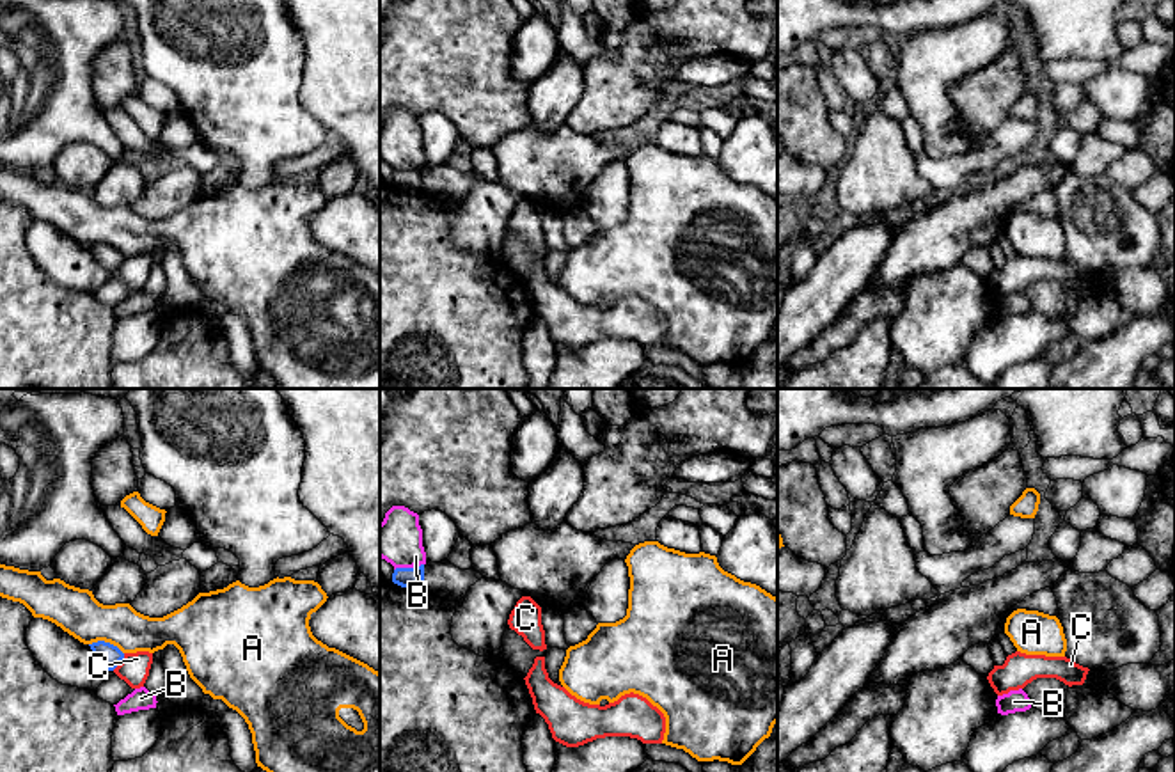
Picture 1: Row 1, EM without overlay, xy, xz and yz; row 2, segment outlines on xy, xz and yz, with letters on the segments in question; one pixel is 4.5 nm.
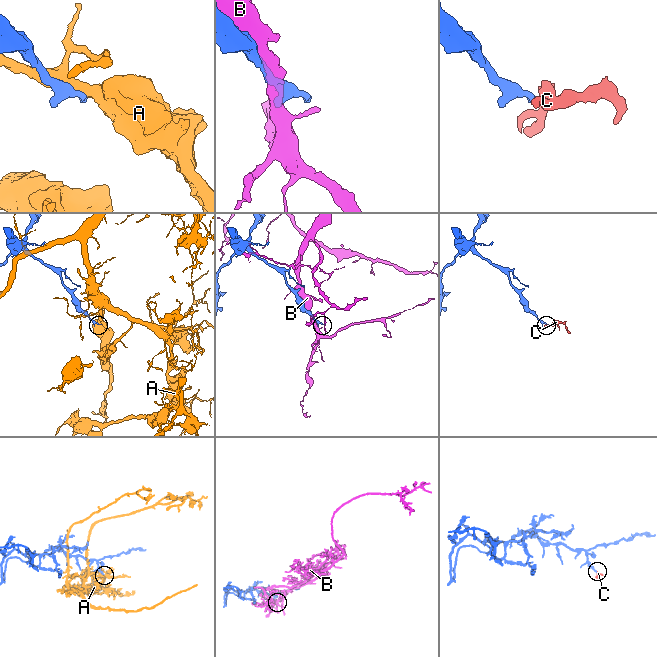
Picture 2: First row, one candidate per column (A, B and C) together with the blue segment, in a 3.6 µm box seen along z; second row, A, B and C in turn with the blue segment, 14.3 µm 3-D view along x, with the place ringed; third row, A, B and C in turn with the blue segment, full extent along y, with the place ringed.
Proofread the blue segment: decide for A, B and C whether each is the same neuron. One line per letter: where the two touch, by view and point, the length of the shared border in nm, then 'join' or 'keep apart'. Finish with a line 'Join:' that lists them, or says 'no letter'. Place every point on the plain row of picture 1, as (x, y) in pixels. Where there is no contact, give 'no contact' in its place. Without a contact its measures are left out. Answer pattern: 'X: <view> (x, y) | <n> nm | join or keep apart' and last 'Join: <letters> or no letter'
A: xy (107, 245) | 170 nm | keep apart
B: xz (409, 171) | 140 nm | keep apart
C: xy (119, 265) | 100 nm | keep apart
Join: no letter

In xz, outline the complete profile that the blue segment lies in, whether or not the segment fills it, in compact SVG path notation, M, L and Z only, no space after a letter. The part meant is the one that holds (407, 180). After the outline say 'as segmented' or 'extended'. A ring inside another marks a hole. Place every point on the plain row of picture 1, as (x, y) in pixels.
M424 167L414 170L396 170L392 176L392 185L401 190L424 190Z; as segmented

